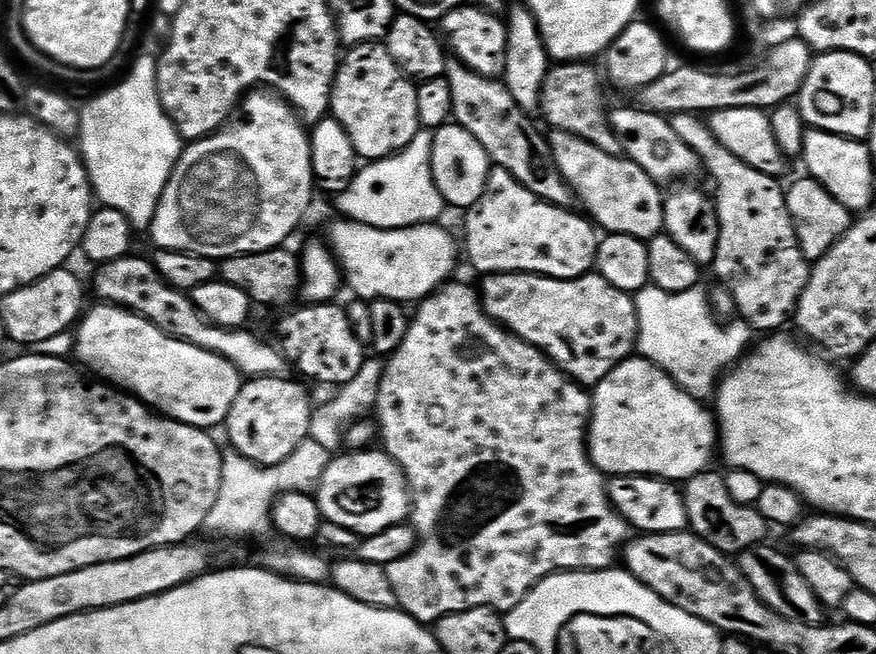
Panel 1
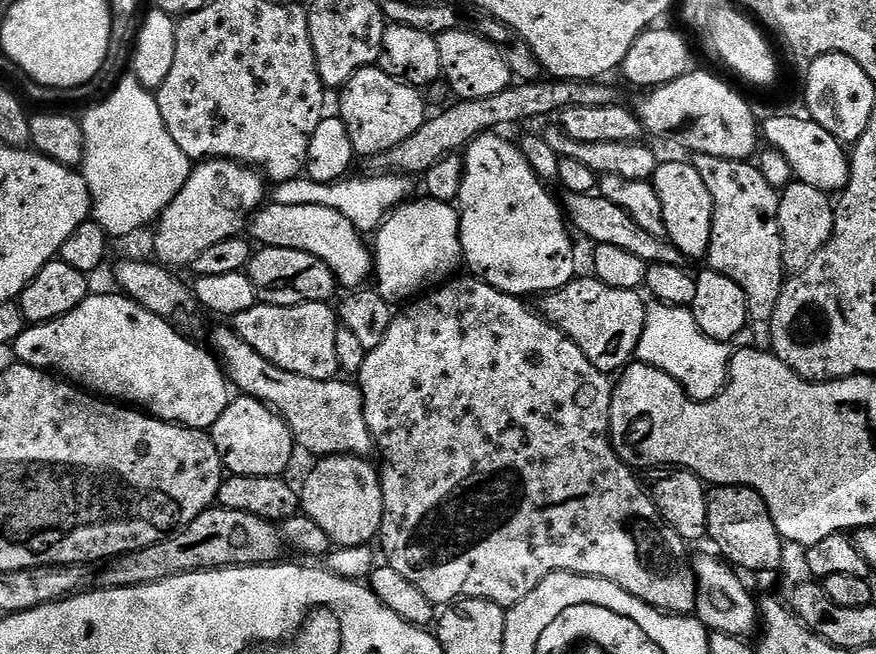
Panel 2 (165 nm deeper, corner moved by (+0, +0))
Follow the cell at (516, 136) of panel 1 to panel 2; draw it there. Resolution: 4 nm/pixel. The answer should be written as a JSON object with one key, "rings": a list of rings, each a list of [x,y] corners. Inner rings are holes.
{"rings":[[[570,194],[565,200],[562,200],[562,206],[571,224],[576,229],[592,240],[591,243],[610,244],[619,246],[630,251],[630,254],[637,255],[642,258],[645,264],[662,264],[662,265],[685,265],[685,256],[676,249],[676,247],[667,239],[654,238],[652,234],[647,234],[646,230],[638,226],[632,218],[630,218],[624,208],[620,208],[610,202],[604,196],[599,194]]]}

